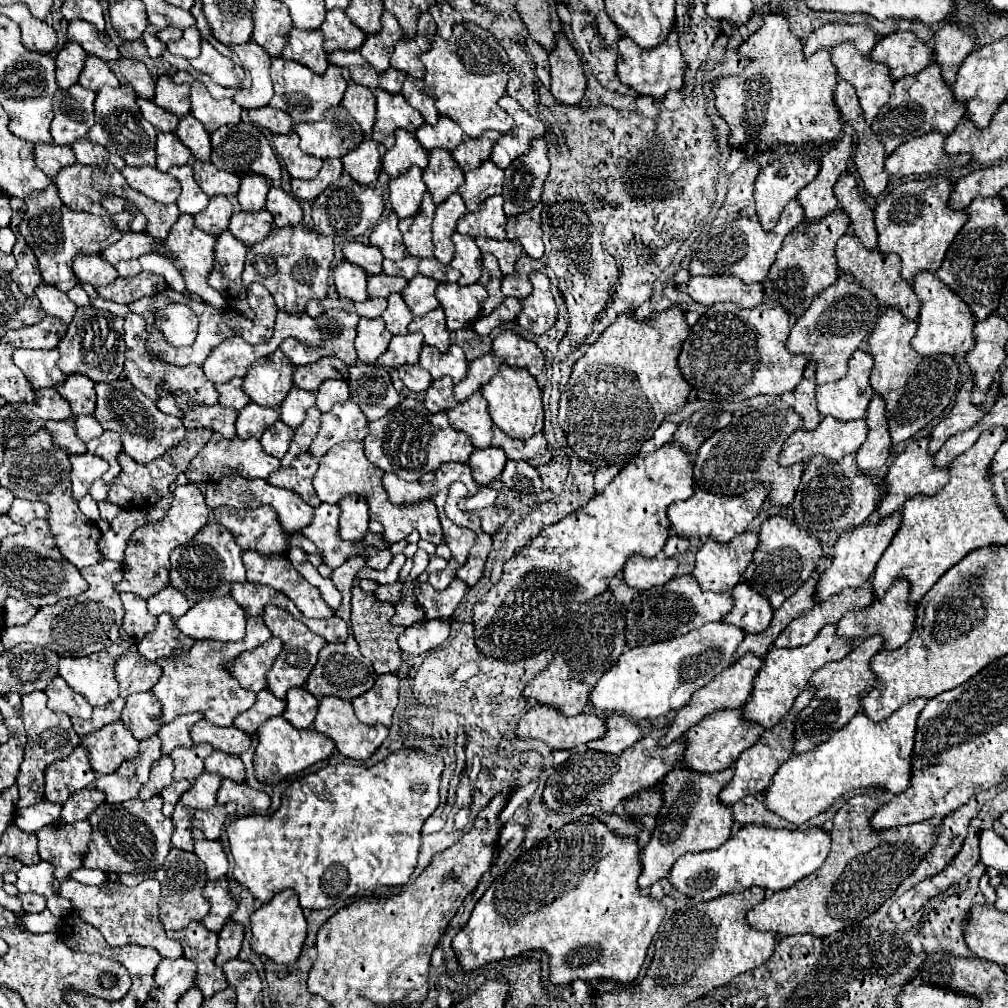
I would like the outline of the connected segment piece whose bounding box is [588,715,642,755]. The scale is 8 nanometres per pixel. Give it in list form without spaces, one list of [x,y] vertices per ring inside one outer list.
[[[610,715],[606,723],[608,723],[608,735],[588,743],[590,749],[620,755],[624,749],[632,747],[636,741],[642,739],[642,729],[638,727],[638,723],[634,723],[624,715]]]

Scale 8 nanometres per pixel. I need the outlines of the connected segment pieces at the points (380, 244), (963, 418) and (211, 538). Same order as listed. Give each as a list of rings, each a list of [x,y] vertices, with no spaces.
[[[388,213],[370,233],[370,243],[380,249],[386,259],[400,261],[406,255],[406,247],[402,243],[402,233],[398,229],[396,213]]]
[[[970,376],[959,388],[956,401],[950,407],[950,411],[944,415],[940,425],[936,425],[936,429],[932,431],[932,441],[930,441],[930,447],[928,447],[928,451],[932,455],[940,451],[940,447],[944,445],[944,441],[948,437],[970,429],[972,425],[978,423],[978,419],[982,419],[984,411],[970,401],[972,389],[974,389],[974,379]]]
[[[220,523],[204,525],[192,541],[188,541],[186,545],[178,547],[172,553],[170,561],[172,561],[170,585],[174,585],[178,591],[184,591],[190,603],[196,603],[208,597],[228,595],[230,585],[234,581],[246,581],[242,551],[236,545],[236,539],[232,537],[232,533],[226,527],[220,527]]]

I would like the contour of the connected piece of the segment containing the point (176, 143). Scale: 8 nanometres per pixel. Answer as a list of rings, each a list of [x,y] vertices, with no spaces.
[[[158,133],[156,155],[158,155],[156,169],[160,169],[162,173],[166,173],[174,165],[186,165],[190,161],[188,147],[184,147],[174,133]]]

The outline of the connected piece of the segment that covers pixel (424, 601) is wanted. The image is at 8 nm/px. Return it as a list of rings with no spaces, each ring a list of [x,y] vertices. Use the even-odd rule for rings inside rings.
[[[454,579],[444,591],[438,591],[424,581],[414,589],[414,595],[424,607],[426,619],[444,619],[444,617],[450,619],[458,603],[466,595],[466,591],[468,591],[468,585],[460,579]]]

